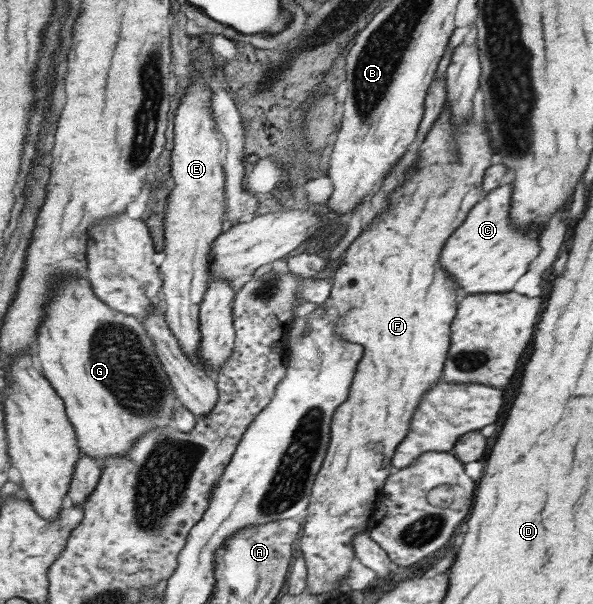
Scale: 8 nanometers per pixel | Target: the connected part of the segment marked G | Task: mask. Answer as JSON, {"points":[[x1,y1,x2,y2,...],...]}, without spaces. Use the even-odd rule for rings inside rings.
{"points":[[76,277,74,279,68,279,62,285,62,289,58,289,56,297,50,299,49,305,46,305,46,317,44,317,40,332,38,333,37,348,37,364,40,371,49,378,53,383,54,389,57,389,57,392,64,399,69,419,73,422,73,427,77,430,77,439,79,440,81,451,91,459,104,463,110,458,126,458,132,452,137,441,141,440,147,434,150,434,151,431,159,428,174,427,174,413,180,411,180,408,183,407,170,381,170,376,168,376,162,360,158,357,157,345,154,344,154,338,150,336,148,330,145,328,144,322,137,316,126,315,126,313,112,309,105,301,98,299,94,295,94,291,92,291,92,285,86,279,76,279]]}

